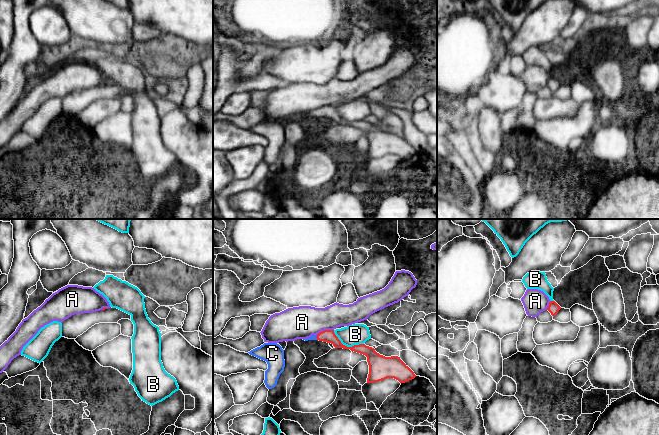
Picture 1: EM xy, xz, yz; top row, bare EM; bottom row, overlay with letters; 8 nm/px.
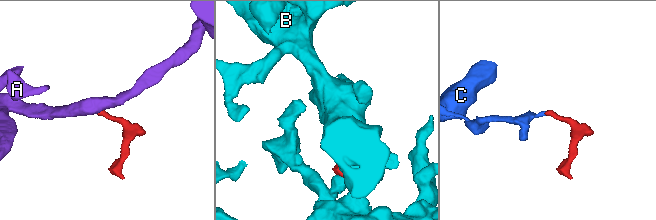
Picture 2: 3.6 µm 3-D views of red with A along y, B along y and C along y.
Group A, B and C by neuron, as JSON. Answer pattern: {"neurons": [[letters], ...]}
{"neurons": [["A"], ["B"], ["C"]]}

